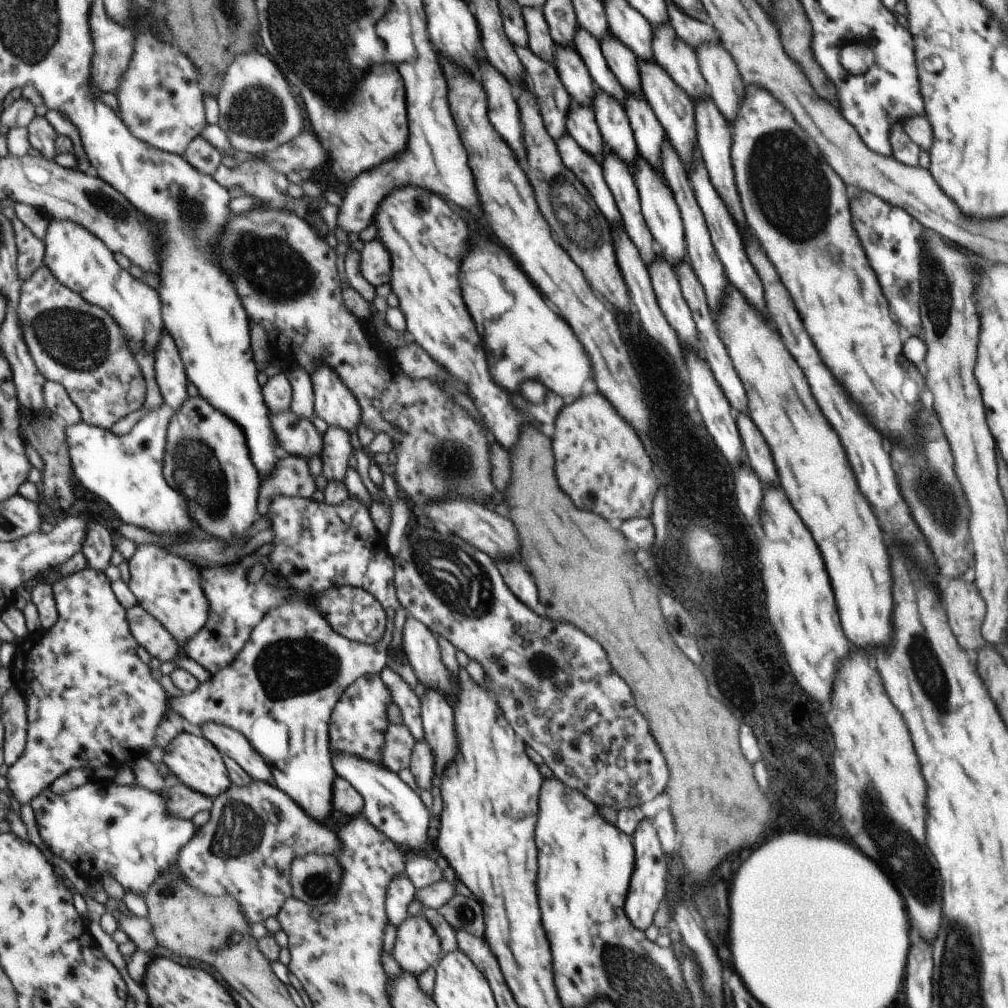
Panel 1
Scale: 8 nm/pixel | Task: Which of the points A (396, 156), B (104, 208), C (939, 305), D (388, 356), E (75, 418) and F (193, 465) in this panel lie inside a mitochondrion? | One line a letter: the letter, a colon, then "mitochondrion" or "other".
A: other
B: mitochondrion
C: mitochondrion
D: other
E: other
F: mitochondrion

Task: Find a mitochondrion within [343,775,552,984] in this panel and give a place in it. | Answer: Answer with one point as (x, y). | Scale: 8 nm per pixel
(465, 913)

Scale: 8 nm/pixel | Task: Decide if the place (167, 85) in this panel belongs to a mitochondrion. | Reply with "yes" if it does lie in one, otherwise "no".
no

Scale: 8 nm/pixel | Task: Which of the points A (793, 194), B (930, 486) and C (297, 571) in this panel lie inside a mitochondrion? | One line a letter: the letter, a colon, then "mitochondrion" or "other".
A: mitochondrion
B: mitochondrion
C: other

